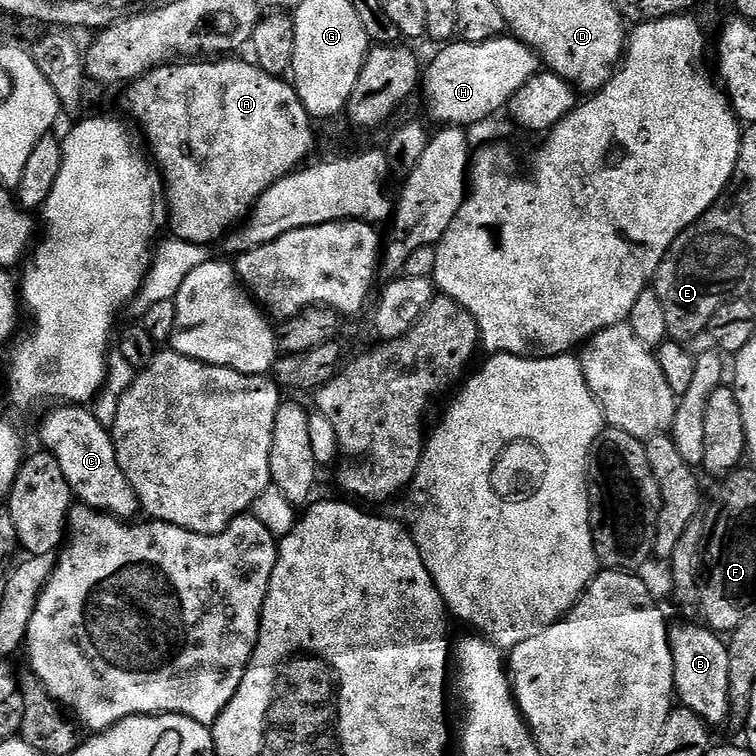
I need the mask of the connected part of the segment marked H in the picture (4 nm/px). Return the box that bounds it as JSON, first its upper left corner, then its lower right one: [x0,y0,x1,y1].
[422,34,542,126]

